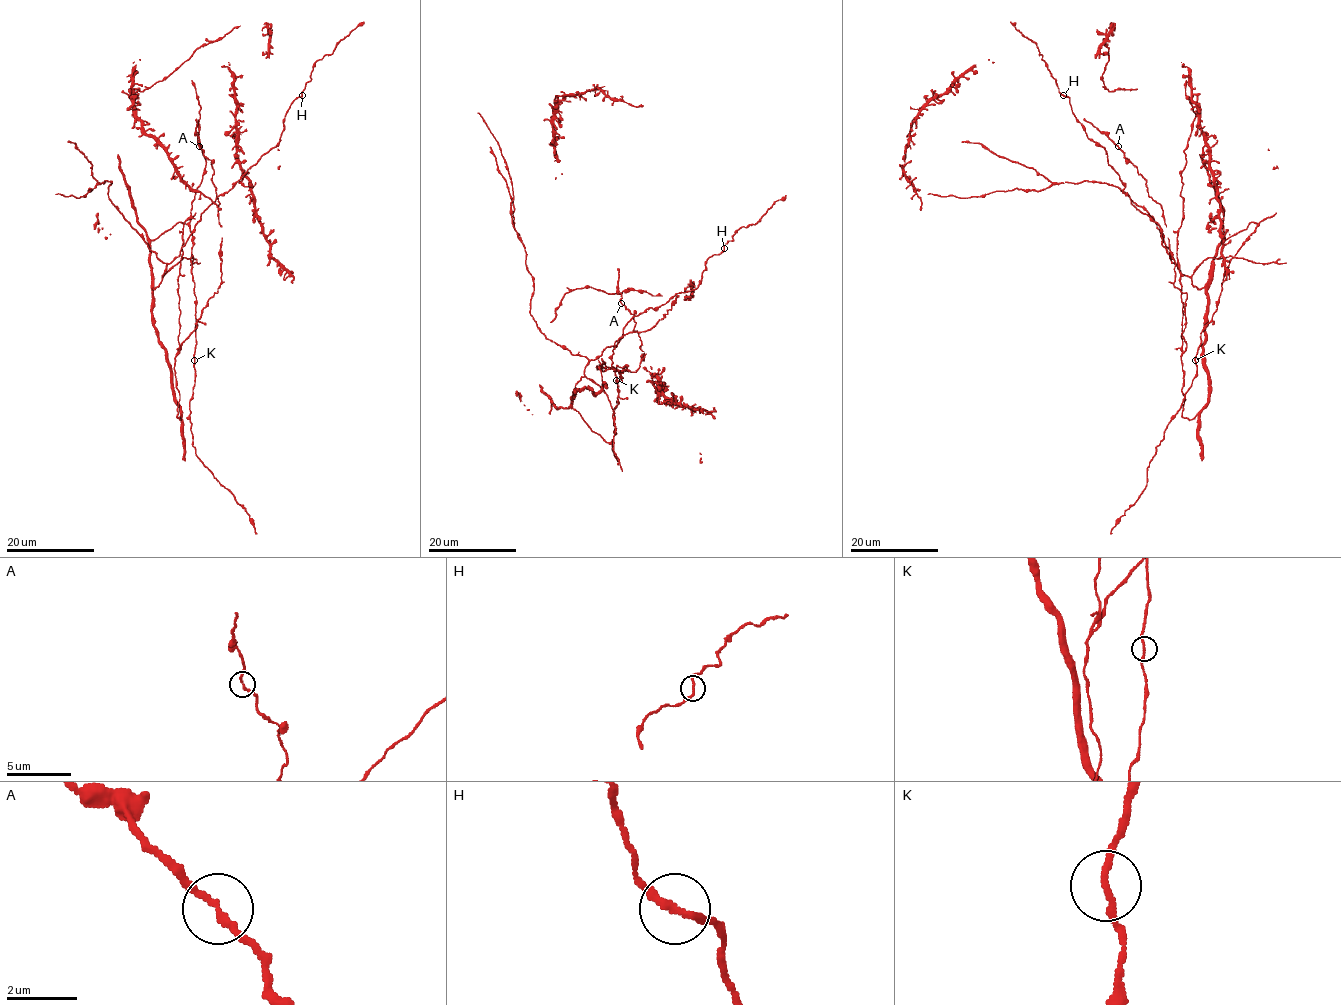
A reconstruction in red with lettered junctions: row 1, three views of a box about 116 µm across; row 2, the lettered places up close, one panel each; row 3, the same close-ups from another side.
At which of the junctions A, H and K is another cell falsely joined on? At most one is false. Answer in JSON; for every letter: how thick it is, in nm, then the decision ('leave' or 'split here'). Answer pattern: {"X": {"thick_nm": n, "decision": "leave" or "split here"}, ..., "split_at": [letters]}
{"A": {"thick_nm": 160, "decision": "leave"}, "H": {"thick_nm": 190, "decision": "leave"}, "K": {"thick_nm": 180, "decision": "leave"}, "split_at": []}

